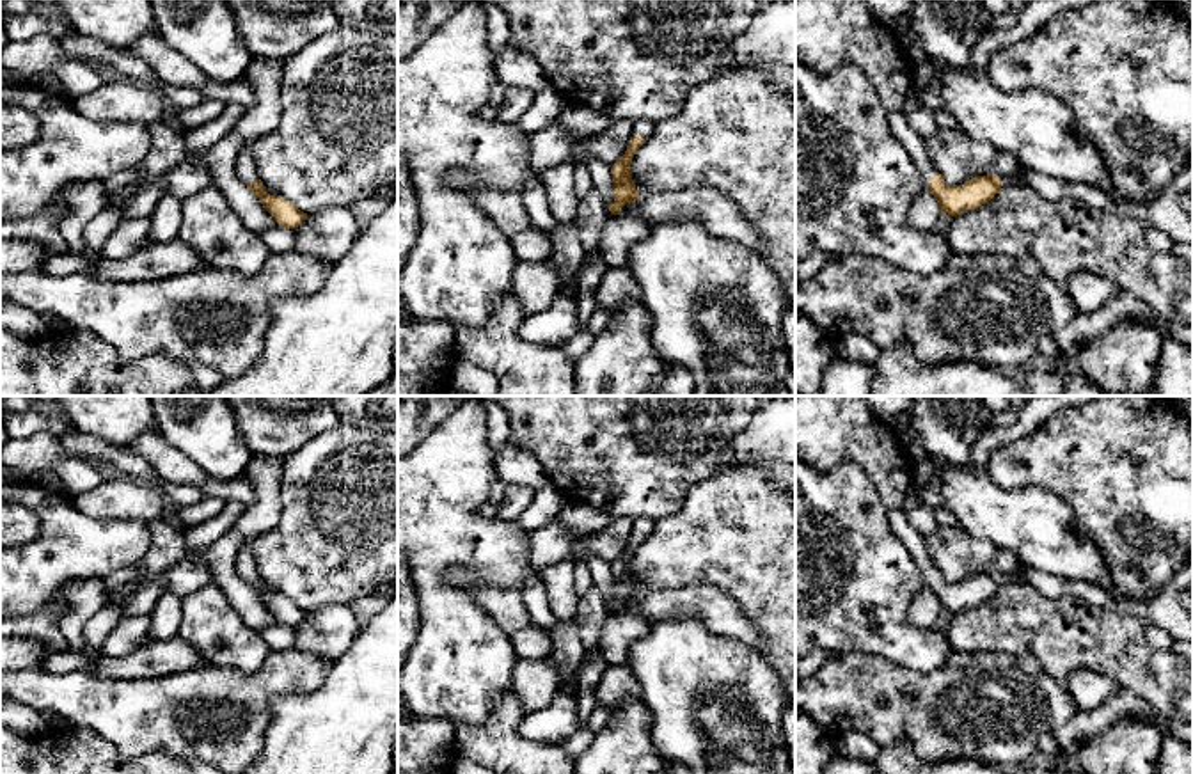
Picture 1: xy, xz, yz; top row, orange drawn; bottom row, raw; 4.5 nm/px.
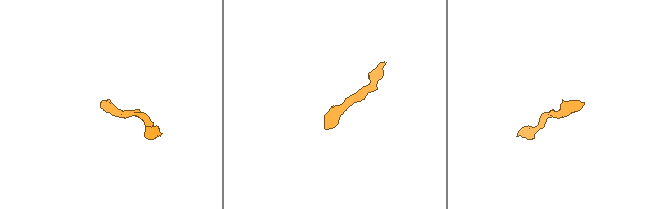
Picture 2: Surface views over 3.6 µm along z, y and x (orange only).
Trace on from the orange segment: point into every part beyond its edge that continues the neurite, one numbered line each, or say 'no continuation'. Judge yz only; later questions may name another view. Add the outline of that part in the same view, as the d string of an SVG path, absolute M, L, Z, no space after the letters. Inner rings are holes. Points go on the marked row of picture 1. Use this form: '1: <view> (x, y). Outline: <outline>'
1: yz (900, 128). Outline: M904 110L888 112L888 124L891 128L891 135L913 158L913 163L920 170L923 185L927 186L937 170L927 153L925 140L913 130Z

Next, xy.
1: xy (245, 167). Outline: M245 146L240 149L236 156L234 172L247 186L259 181L256 160Z

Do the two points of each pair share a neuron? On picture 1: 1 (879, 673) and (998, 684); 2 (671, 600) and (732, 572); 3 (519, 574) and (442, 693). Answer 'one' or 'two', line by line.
1: one
2: two
3: one

